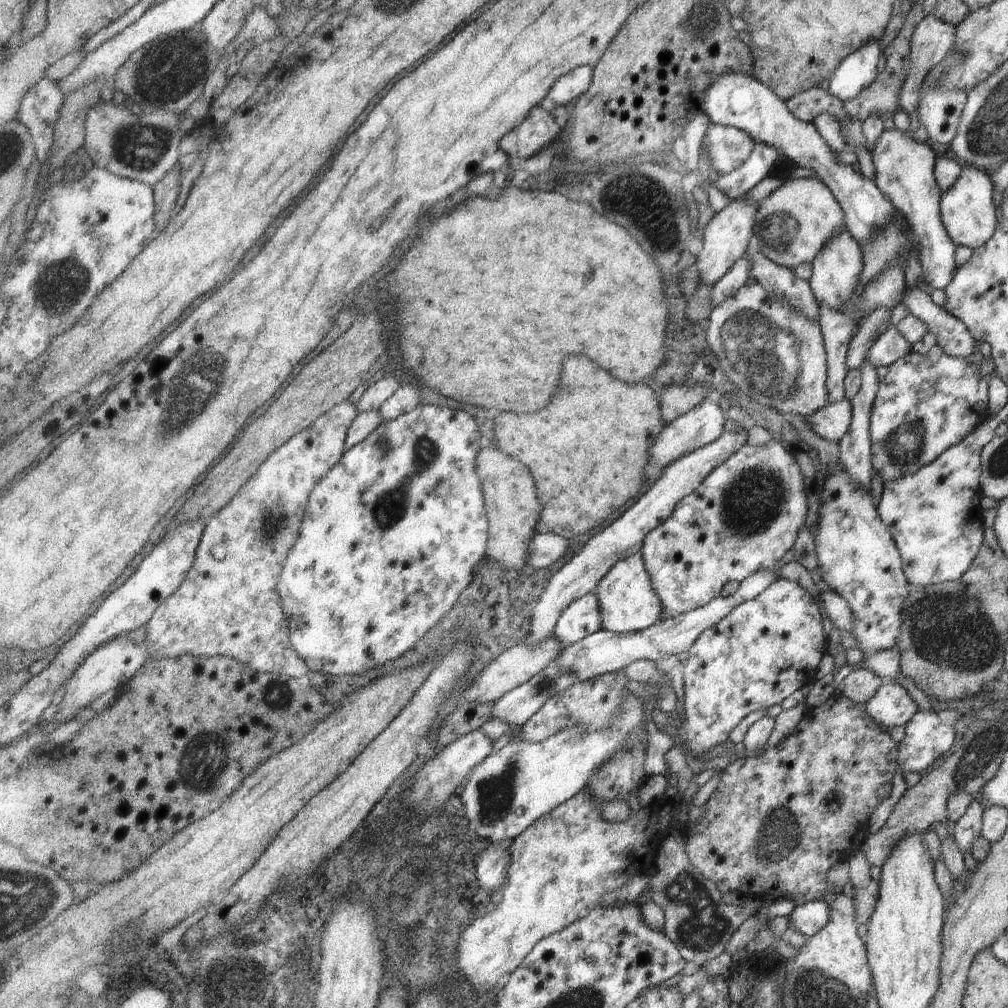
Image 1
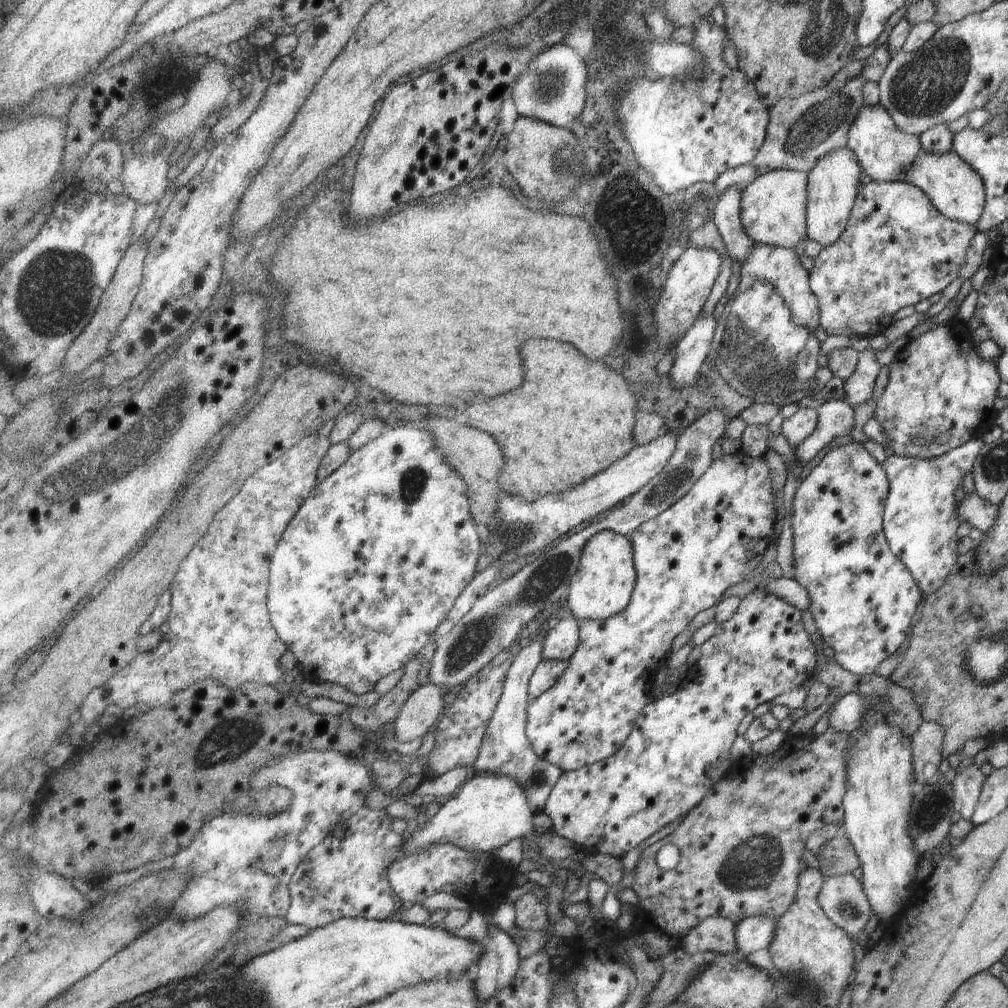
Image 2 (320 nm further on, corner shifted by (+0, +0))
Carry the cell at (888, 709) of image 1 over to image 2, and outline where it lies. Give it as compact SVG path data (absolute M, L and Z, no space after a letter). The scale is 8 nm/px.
M854 692L845 694L831 708L827 718L828 726L831 726L835 732L849 734L855 732L863 722L869 703L861 694Z

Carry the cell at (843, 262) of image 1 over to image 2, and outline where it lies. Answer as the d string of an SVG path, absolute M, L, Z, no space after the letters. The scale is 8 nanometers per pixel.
M845 147L823 154L807 174L808 203L805 210L807 239L813 240L821 248L827 248L835 244L840 239L841 232L845 230L853 200L857 196L857 184L864 181L863 173L853 152Z

